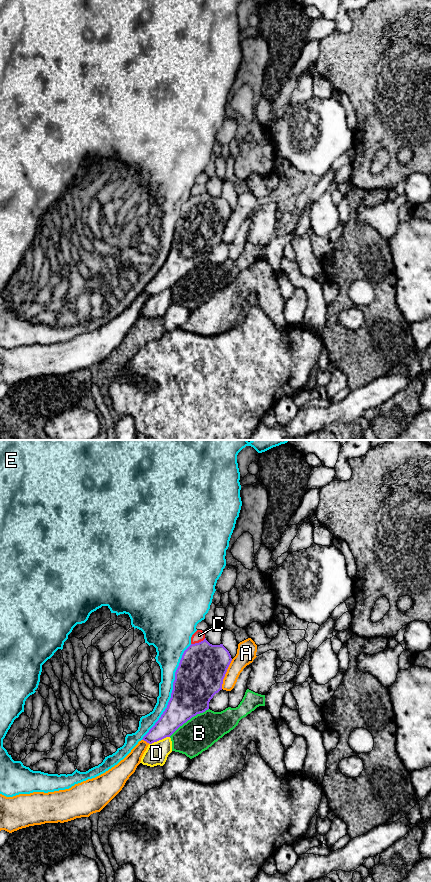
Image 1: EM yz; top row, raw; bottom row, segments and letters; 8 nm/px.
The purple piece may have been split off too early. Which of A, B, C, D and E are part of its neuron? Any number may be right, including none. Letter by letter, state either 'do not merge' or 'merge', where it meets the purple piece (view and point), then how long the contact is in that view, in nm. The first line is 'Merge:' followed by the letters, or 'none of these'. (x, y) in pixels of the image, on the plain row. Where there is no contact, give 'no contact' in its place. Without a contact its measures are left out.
Merge: none of these
A: do not merge; contact yz (225, 225); length 260 nm
B: do not merge; contact yz (188, 271); length 400 nm
C: do not merge; contact yz (199, 194); length 130 nm
D: do not merge; contact yz (159, 291); length 180 nm
E: do not merge; contact yz (172, 244); length 850 nm

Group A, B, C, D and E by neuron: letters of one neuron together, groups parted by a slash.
A / B / C / D / E

